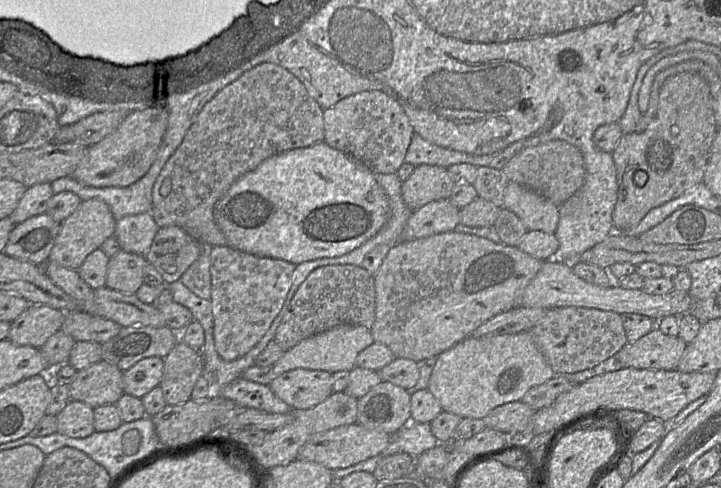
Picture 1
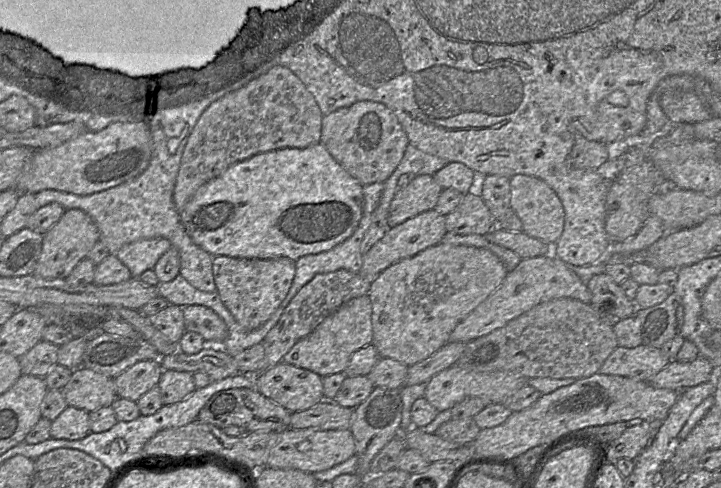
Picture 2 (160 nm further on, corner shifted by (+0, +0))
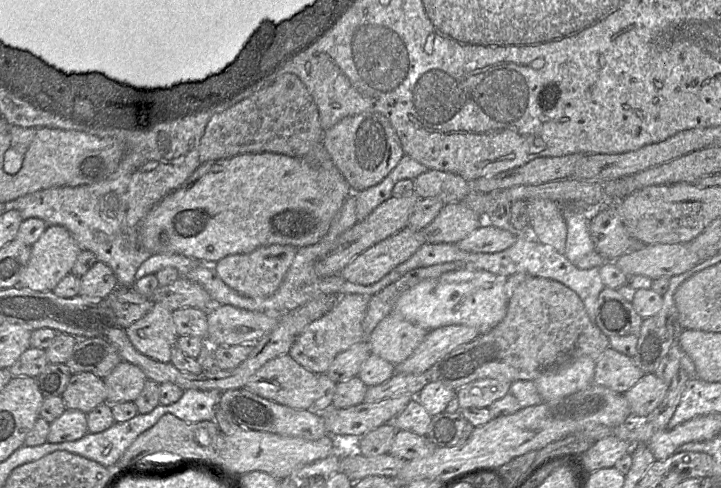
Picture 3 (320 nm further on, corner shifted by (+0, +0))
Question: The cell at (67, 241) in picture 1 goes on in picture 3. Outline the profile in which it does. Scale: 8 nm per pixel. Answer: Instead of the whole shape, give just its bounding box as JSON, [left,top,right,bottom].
[18,225,82,291]

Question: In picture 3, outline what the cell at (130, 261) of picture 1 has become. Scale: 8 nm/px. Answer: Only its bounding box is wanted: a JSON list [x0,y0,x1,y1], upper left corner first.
[79,261,118,298]

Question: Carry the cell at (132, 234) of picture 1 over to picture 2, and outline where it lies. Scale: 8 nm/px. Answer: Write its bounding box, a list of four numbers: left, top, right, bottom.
[115,238,171,278]

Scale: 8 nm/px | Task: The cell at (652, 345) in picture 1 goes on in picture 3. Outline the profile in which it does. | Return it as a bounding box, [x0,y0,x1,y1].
[594,347,643,394]

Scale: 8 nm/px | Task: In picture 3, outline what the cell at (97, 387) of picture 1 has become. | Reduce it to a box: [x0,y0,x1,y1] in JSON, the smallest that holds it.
[62,372,107,414]

